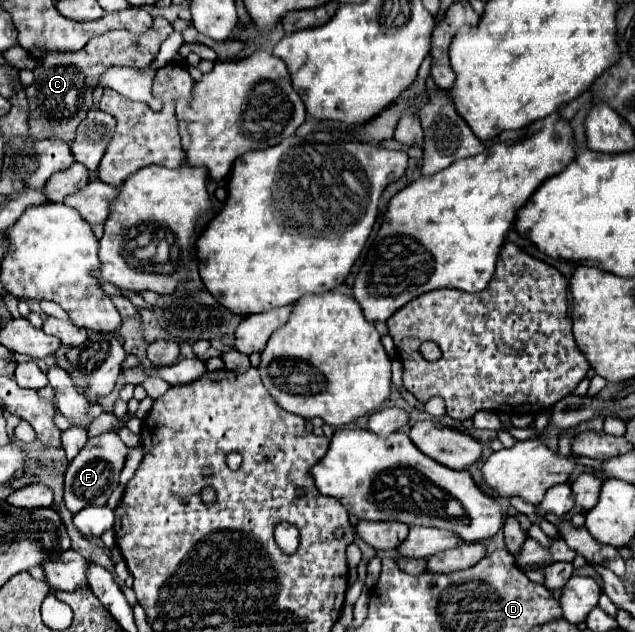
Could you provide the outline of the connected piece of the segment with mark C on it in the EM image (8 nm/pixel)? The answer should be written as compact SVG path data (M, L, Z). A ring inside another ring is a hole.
M155 17L153 25L143 37L135 37L127 31L109 31L101 37L91 39L81 51L75 53L48 53L35 69L35 83L27 87L29 97L29 135L31 137L59 137L71 143L75 129L83 121L85 113L91 109L91 95L97 85L99 75L109 67L131 65L147 67L159 53L161 43L173 33L167 19Z

